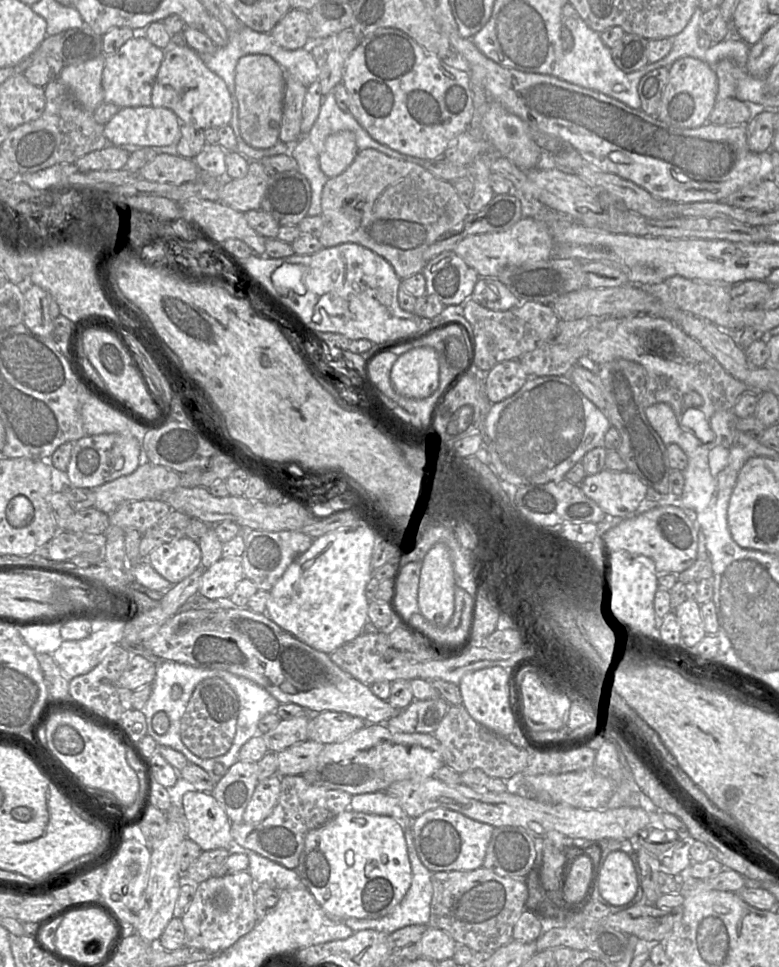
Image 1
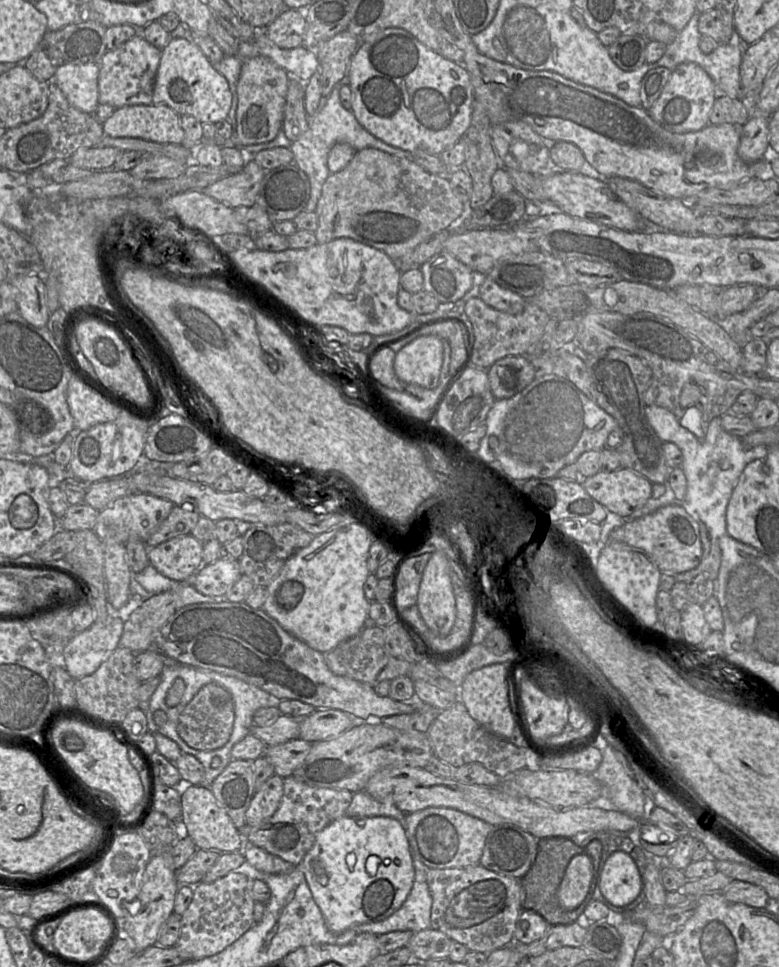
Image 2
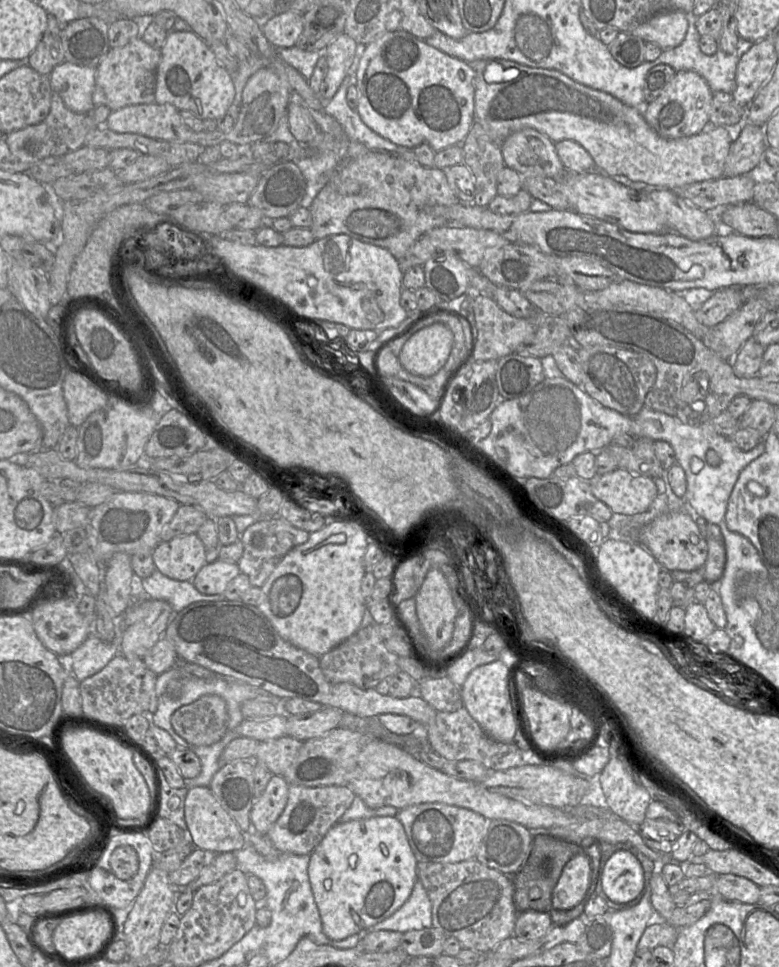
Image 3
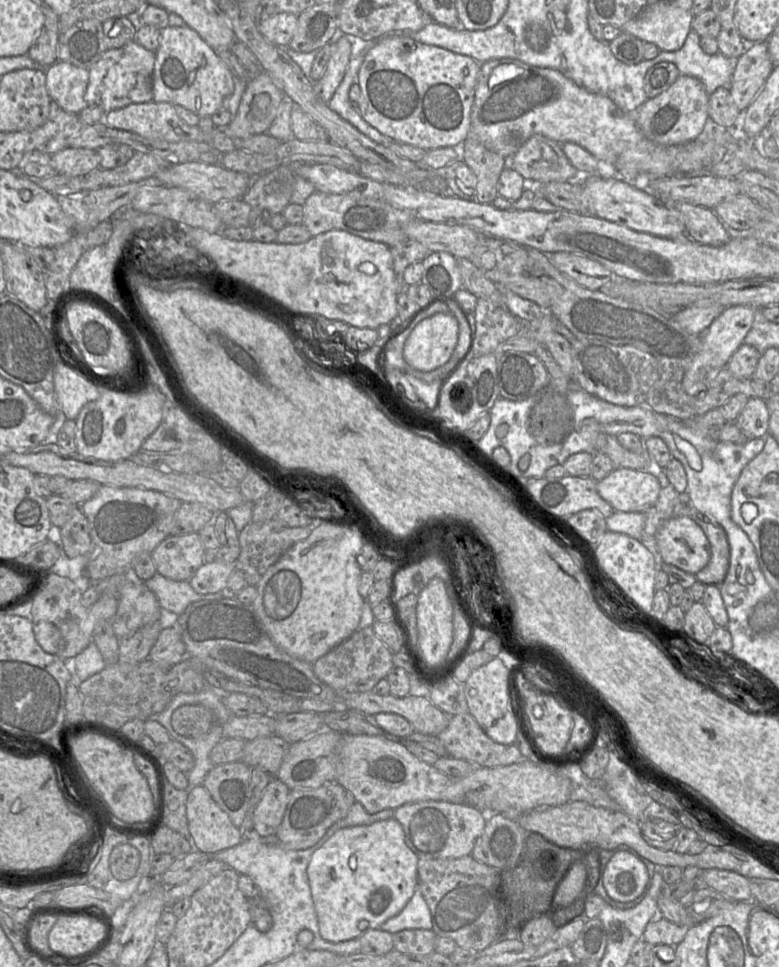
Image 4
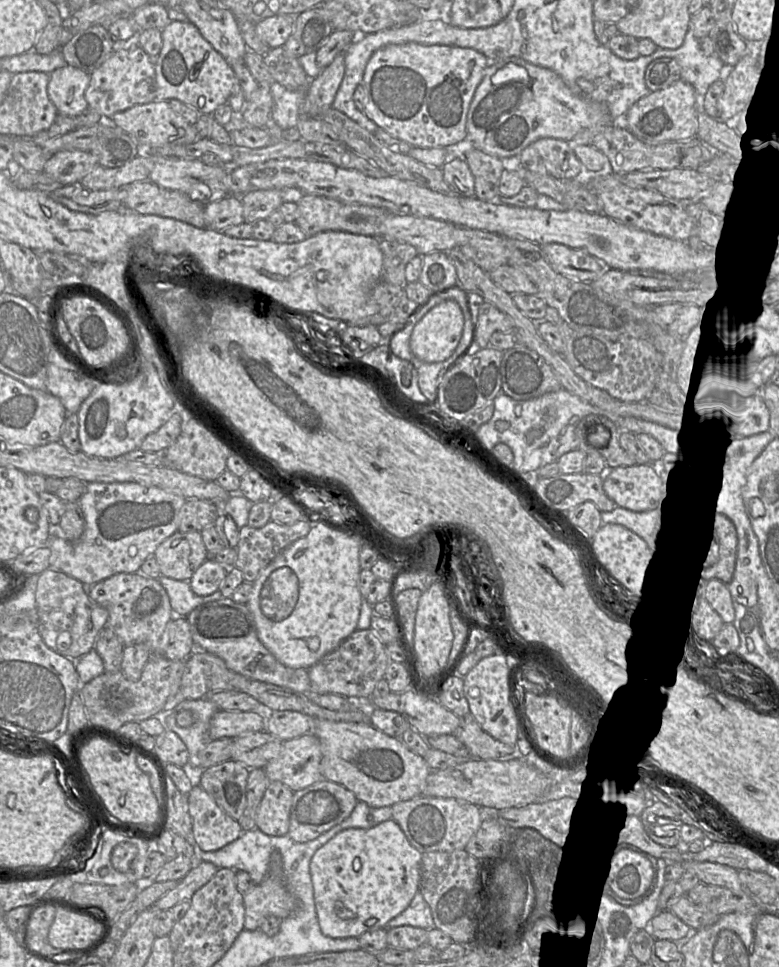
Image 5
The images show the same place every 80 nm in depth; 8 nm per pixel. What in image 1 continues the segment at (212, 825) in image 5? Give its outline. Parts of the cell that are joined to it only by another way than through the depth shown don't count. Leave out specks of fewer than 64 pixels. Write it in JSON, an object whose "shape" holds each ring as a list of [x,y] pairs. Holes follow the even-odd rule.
{"shape":[[[188,791],[182,798],[186,836],[202,851],[232,850],[231,821],[211,793]]]}

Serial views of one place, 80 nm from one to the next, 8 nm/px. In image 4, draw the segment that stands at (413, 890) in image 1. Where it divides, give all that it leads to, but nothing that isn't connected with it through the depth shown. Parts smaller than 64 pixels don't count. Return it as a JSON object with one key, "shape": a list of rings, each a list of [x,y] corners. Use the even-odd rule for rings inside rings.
{"shape":[[[417,886],[405,907],[397,915],[386,920],[379,929],[394,934],[402,930],[432,930],[432,928],[430,909]]]}

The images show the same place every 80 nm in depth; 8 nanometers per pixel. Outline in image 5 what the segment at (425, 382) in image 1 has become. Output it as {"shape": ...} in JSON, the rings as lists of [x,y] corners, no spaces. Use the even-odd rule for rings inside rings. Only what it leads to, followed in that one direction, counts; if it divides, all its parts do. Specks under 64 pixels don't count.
{"shape":[[[445,300],[431,308],[415,325],[410,349],[425,363],[449,359],[462,337],[464,317],[459,304]]]}

